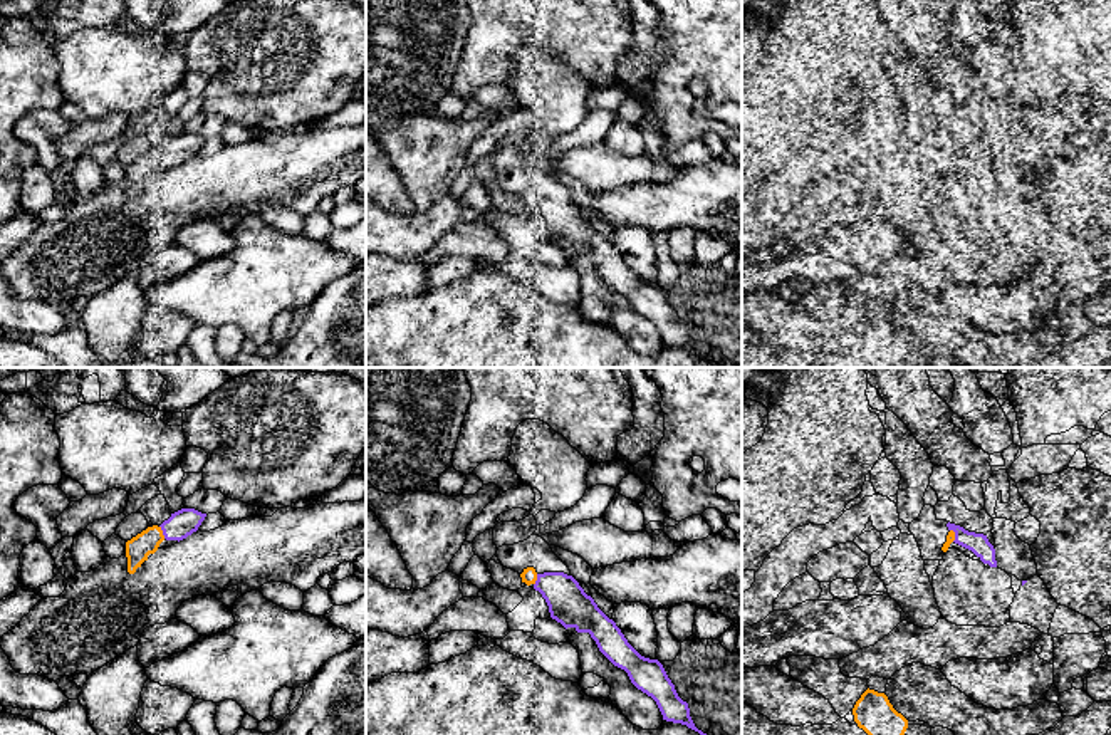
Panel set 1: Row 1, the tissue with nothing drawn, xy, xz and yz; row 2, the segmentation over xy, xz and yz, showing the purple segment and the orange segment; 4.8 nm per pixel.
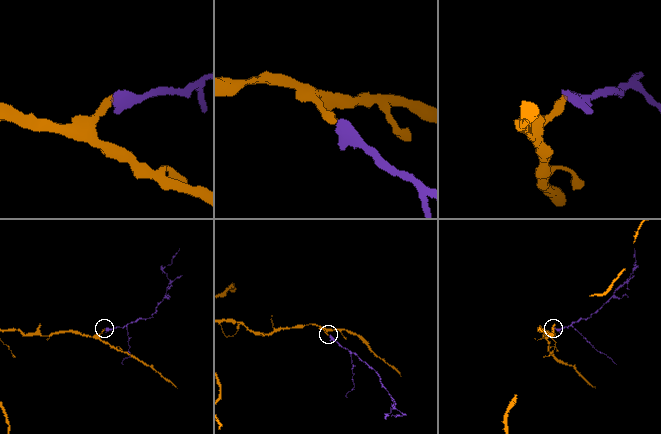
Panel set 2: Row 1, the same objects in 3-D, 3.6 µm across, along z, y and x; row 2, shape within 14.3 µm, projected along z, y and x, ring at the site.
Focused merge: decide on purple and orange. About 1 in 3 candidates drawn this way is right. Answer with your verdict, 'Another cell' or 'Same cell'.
Same cell

